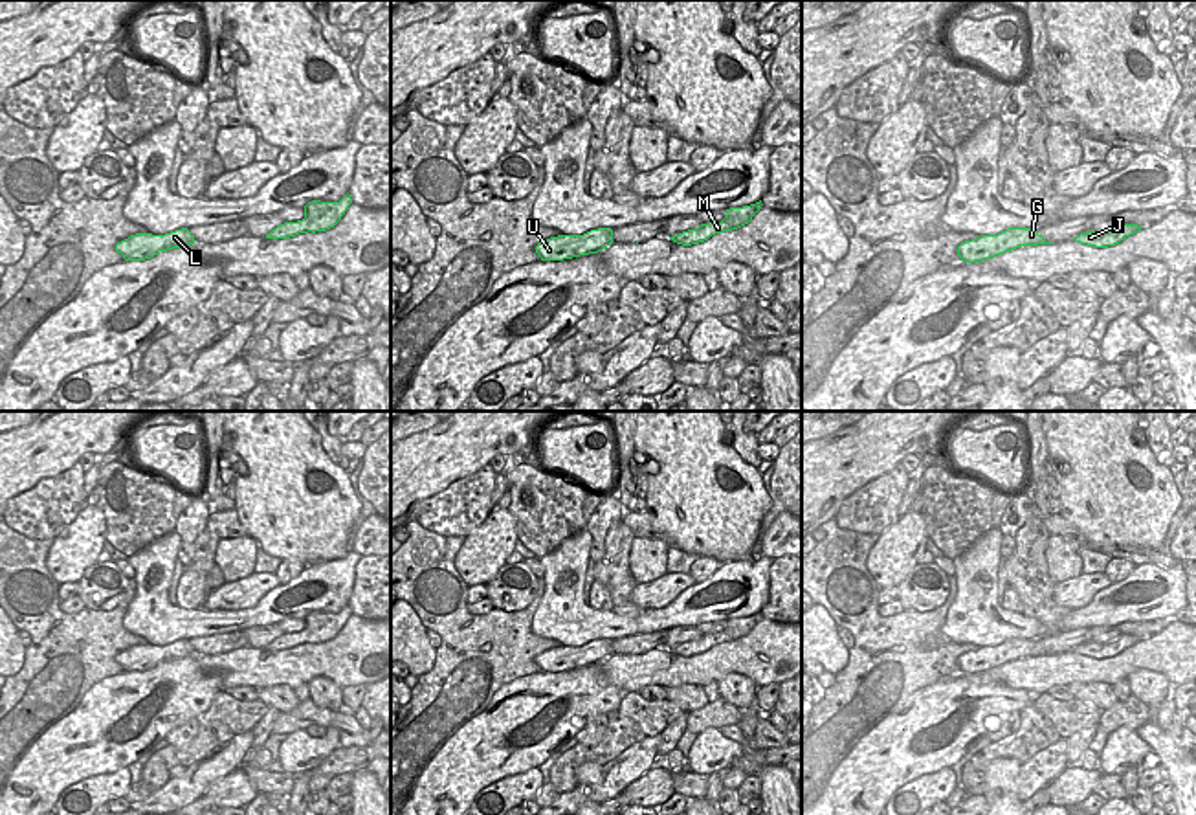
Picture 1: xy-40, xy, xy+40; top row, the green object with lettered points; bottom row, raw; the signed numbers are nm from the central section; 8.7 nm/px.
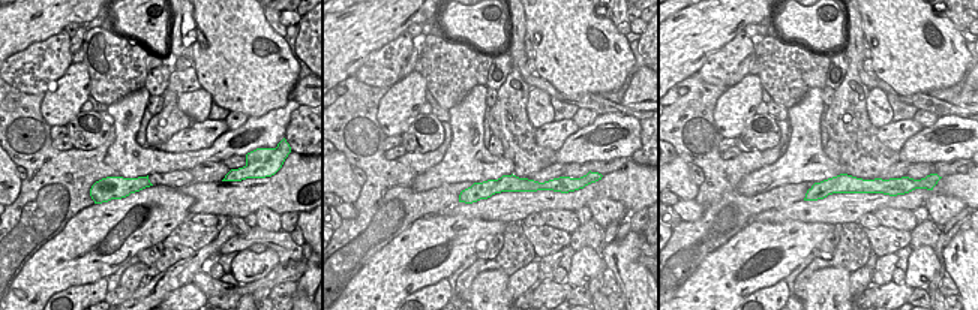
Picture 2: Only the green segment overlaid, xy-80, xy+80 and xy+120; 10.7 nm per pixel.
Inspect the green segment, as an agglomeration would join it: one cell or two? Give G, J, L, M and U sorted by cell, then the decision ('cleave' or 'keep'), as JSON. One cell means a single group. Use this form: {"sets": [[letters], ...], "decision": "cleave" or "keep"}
{"sets": [["G", "J", "L", "M", "U"]], "decision": "keep"}

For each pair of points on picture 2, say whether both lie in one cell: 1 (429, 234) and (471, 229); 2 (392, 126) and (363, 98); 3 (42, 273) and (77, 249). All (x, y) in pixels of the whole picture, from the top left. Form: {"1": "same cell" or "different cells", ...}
{"1": "same cell", "2": "different cells", "3": "same cell"}

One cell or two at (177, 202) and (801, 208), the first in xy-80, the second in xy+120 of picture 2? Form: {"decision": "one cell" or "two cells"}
{"decision": "two cells"}

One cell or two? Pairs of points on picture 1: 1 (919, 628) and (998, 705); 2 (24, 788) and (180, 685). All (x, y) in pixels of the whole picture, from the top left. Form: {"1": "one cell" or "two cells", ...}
{"1": "two cells", "2": "one cell"}

